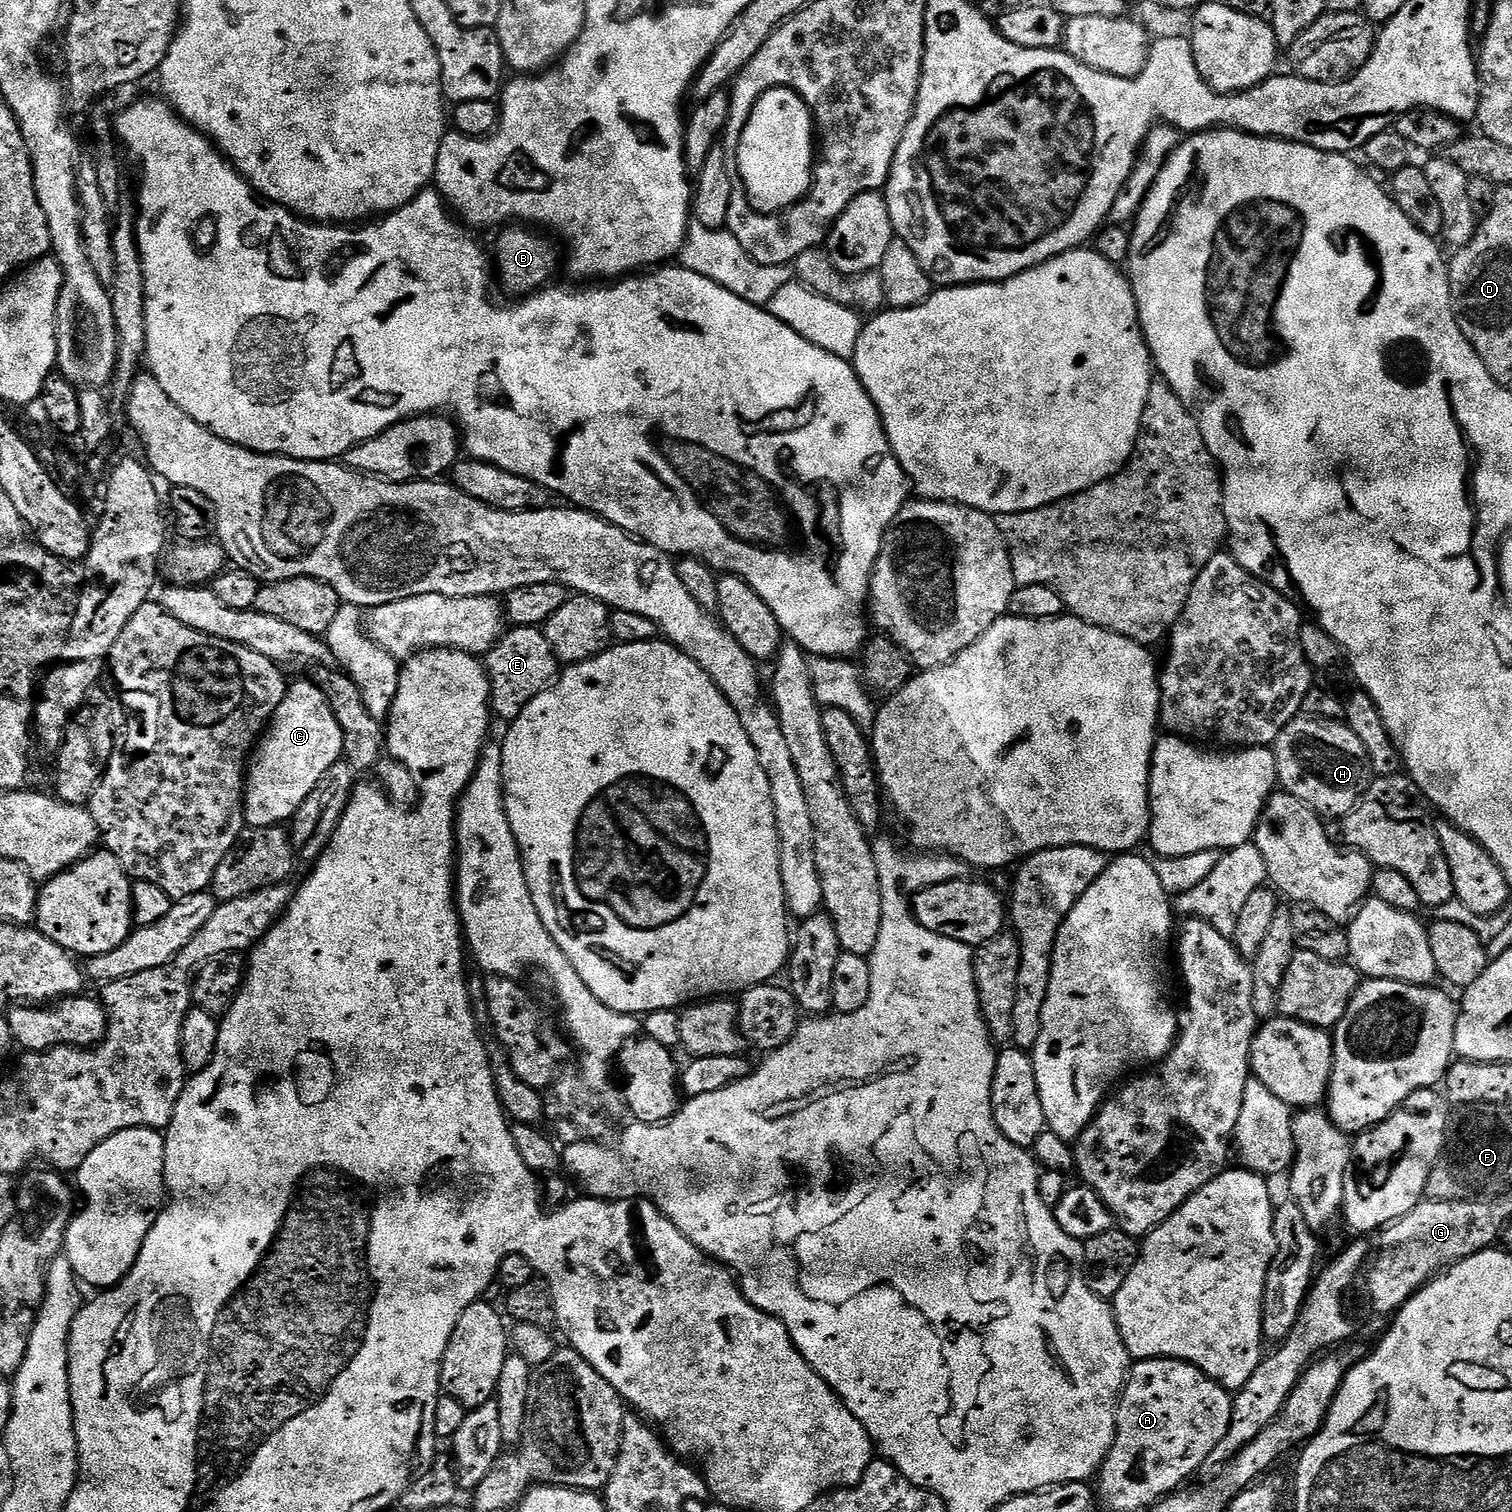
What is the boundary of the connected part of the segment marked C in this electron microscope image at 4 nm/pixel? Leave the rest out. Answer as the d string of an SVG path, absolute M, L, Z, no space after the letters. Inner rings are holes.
M304 678L297 684L287 685L278 710L272 715L266 731L261 735L248 761L244 778L244 823L249 828L274 828L291 821L292 815L302 806L304 799L328 775L330 766L344 755L344 732L330 710L330 702L314 686L311 679Z

